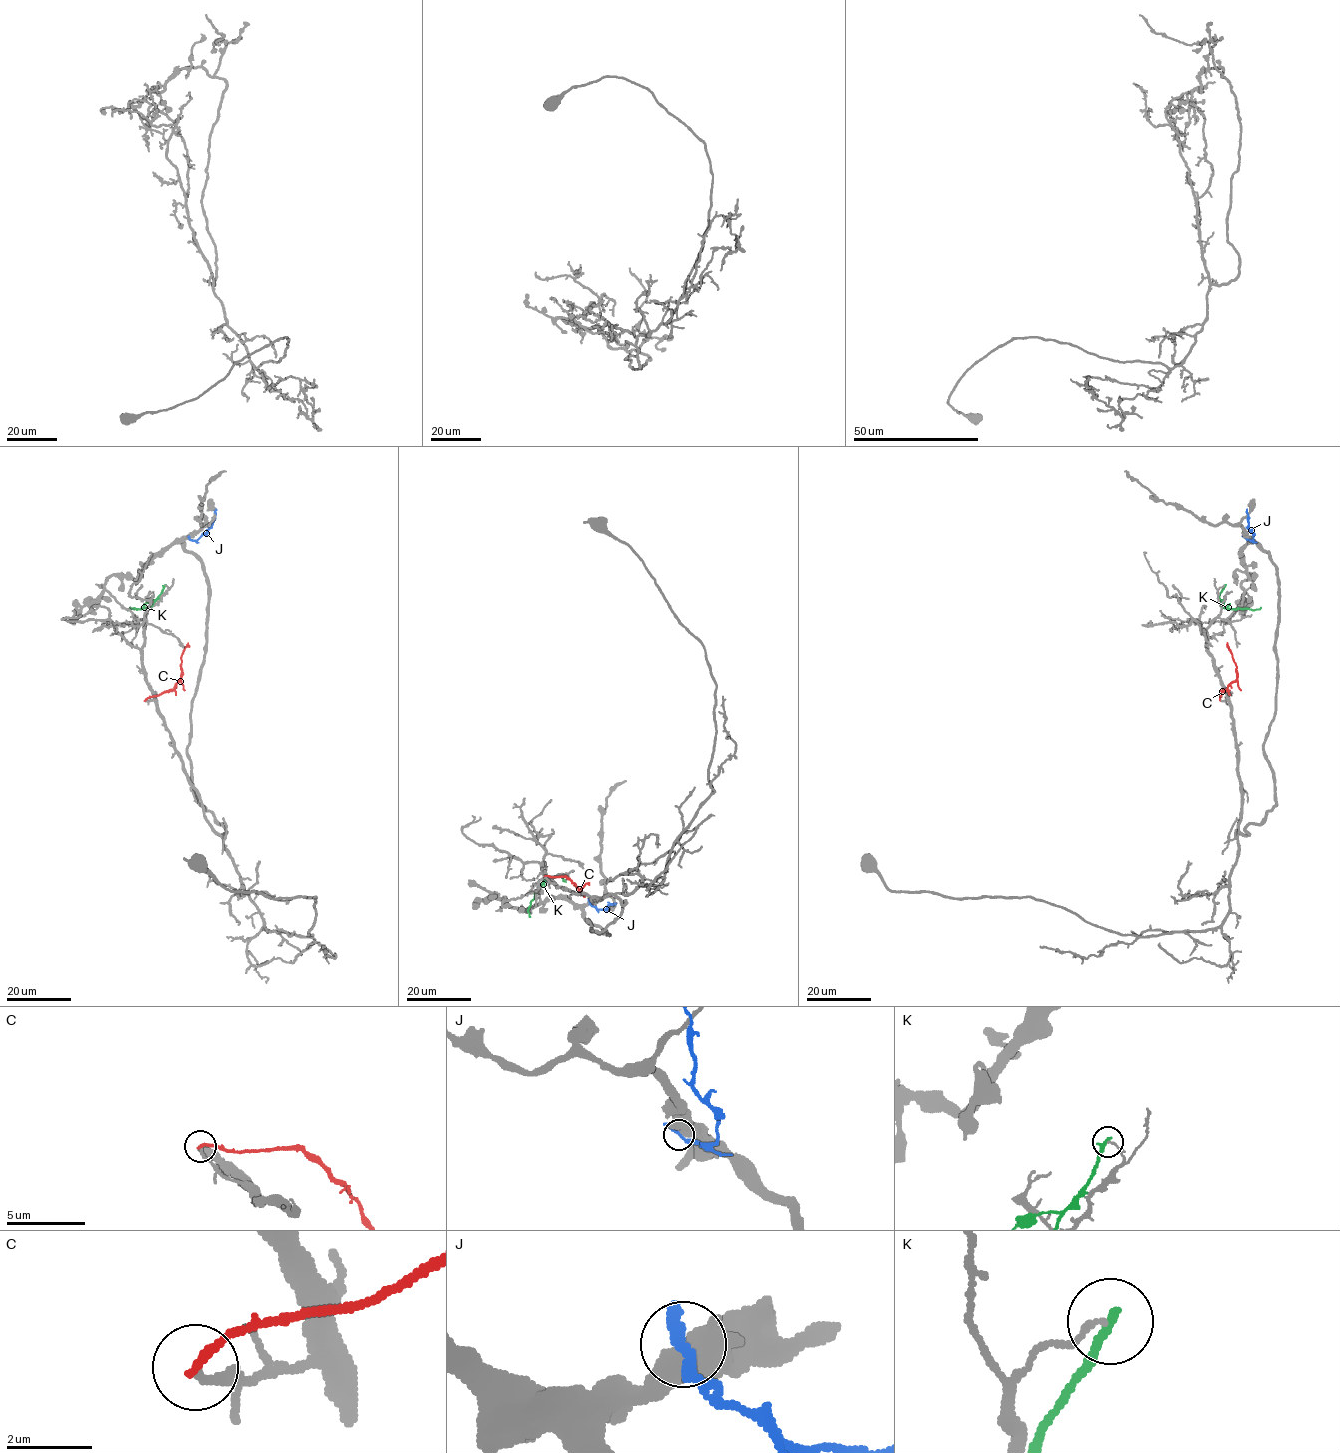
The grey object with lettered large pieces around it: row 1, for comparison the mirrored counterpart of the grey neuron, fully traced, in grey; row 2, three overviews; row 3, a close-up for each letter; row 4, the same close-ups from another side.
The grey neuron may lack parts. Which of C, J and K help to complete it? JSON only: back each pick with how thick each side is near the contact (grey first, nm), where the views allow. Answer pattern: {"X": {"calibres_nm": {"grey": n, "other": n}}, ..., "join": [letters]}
{"C": {"calibres_nm": {"grey": 170, "other": 200}}, "join": ["C"]}

